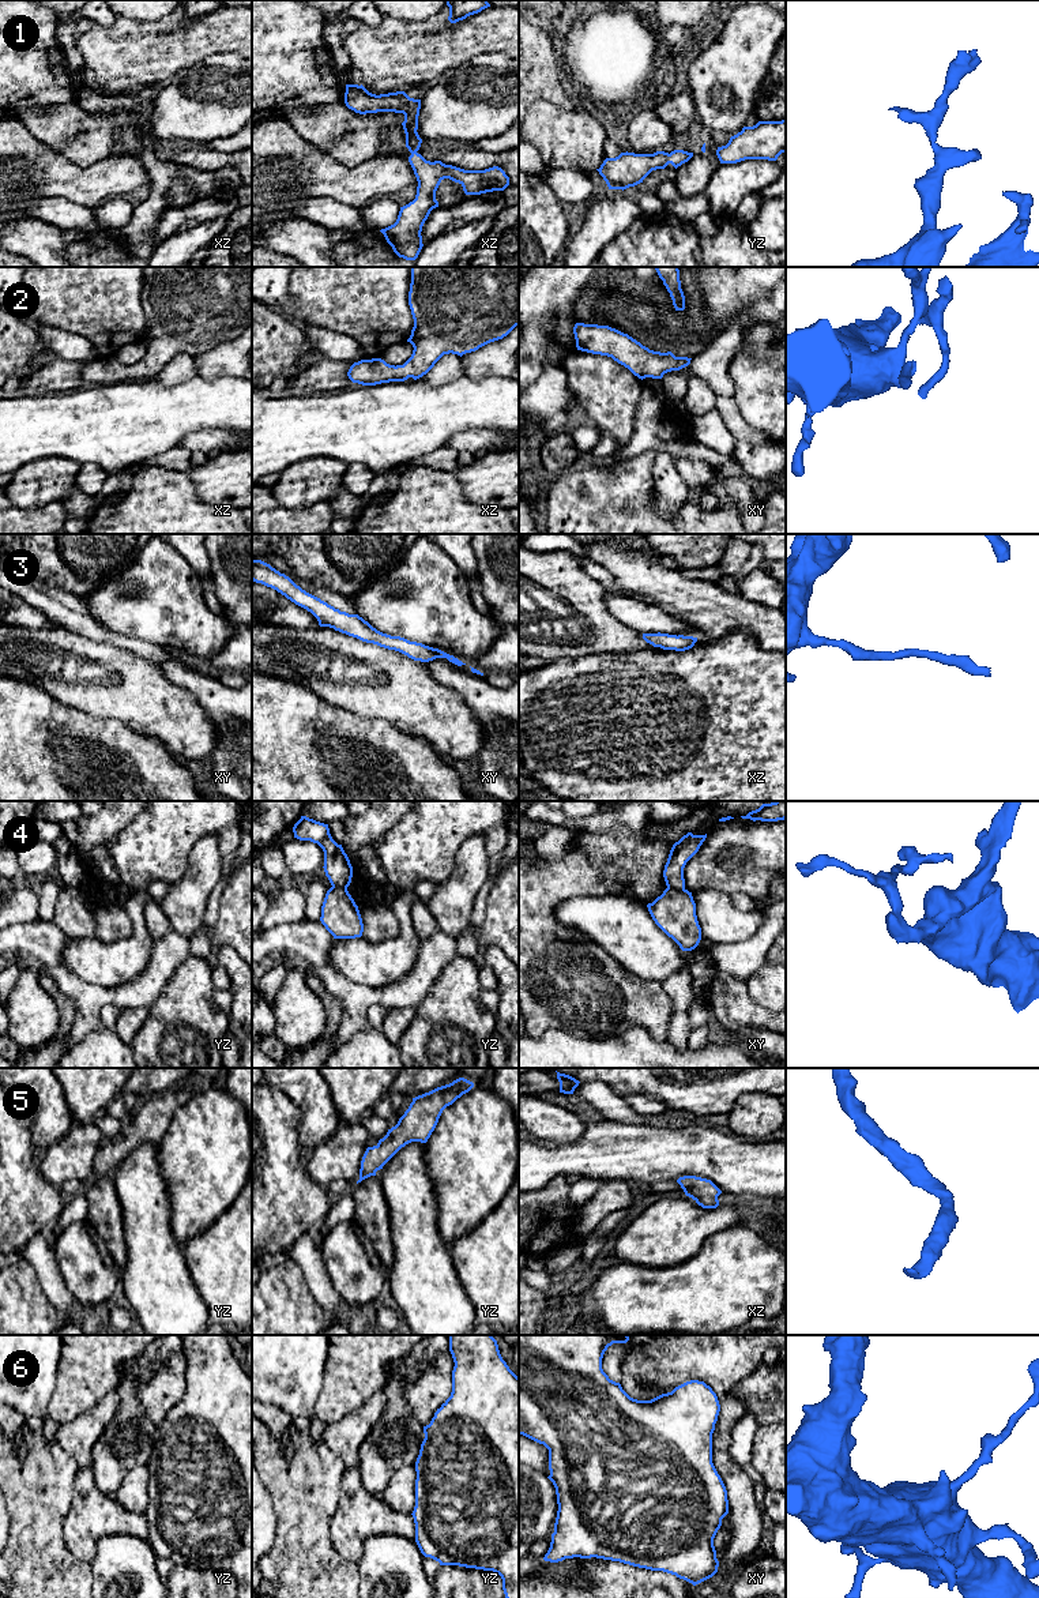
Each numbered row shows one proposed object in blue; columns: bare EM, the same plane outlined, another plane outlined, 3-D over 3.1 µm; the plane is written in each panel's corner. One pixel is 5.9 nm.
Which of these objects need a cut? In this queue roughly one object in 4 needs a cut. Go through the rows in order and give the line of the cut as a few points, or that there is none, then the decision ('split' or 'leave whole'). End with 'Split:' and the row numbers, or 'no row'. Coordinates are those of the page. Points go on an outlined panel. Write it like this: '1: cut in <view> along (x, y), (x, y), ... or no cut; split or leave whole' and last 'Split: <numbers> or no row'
1: no cut; leave whole
2: no cut; leave whole
3: no cut; leave whole
4: cut in xy along (667, 886), (684, 888); split
5: no cut; leave whole
6: no cut; leave whole
Split: 4

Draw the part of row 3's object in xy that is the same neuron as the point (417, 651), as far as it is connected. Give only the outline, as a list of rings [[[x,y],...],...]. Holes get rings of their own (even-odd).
[[[252,560],[252,580],[276,590],[295,605],[310,612],[317,618],[320,627],[330,627],[362,642],[399,651],[414,661],[429,662],[436,658],[447,658],[458,666],[466,665],[453,655],[438,648],[377,631],[358,614],[340,612],[320,598],[306,593],[289,576],[281,574],[261,560]]]

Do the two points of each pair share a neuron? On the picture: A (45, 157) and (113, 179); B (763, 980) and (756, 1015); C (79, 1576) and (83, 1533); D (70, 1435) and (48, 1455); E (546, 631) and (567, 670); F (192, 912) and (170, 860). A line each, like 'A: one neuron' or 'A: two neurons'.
A: one neuron
B: two neurons
C: two neurons
D: two neurons
E: two neurons
F: two neurons

